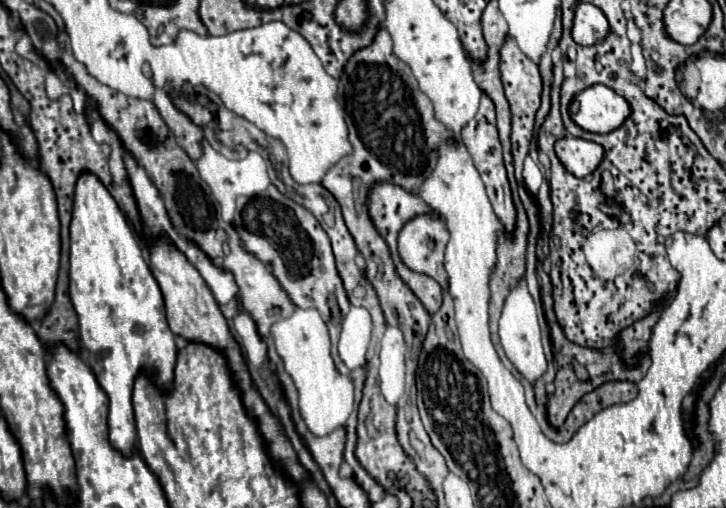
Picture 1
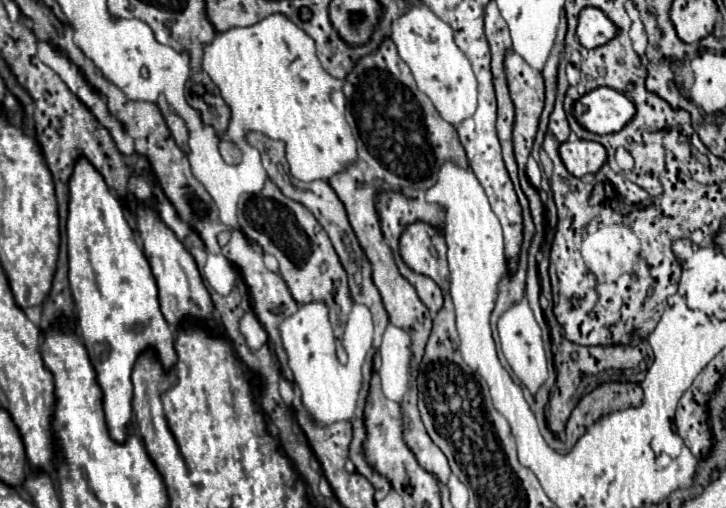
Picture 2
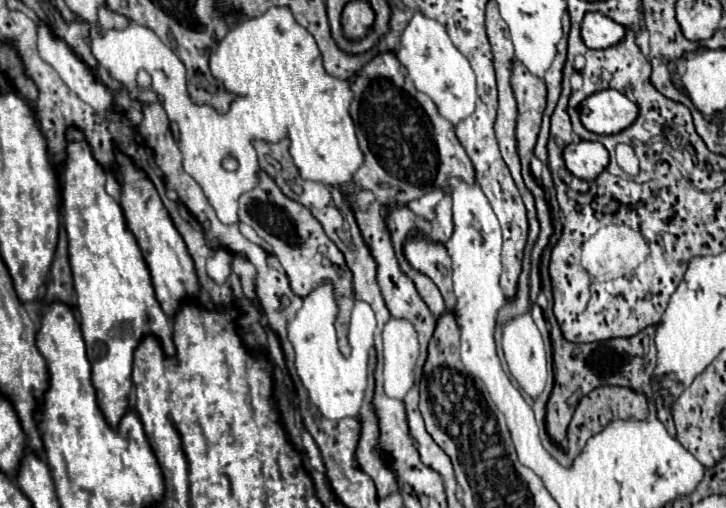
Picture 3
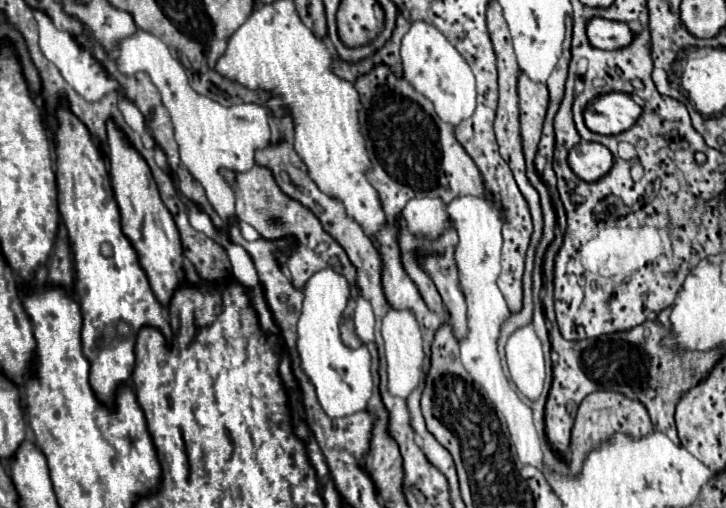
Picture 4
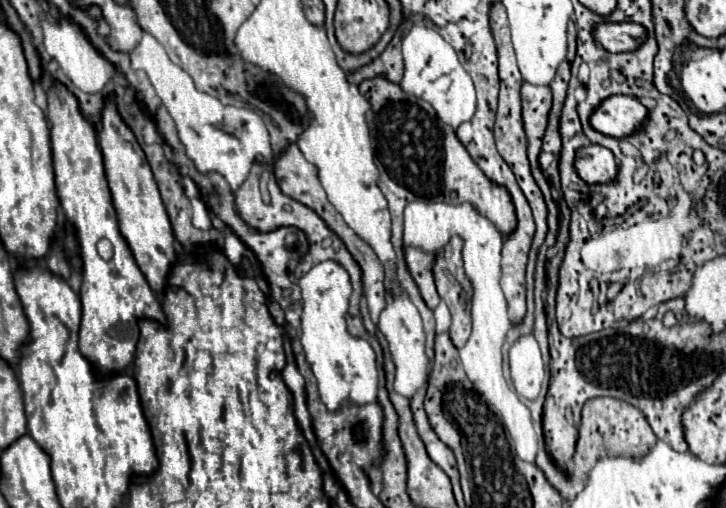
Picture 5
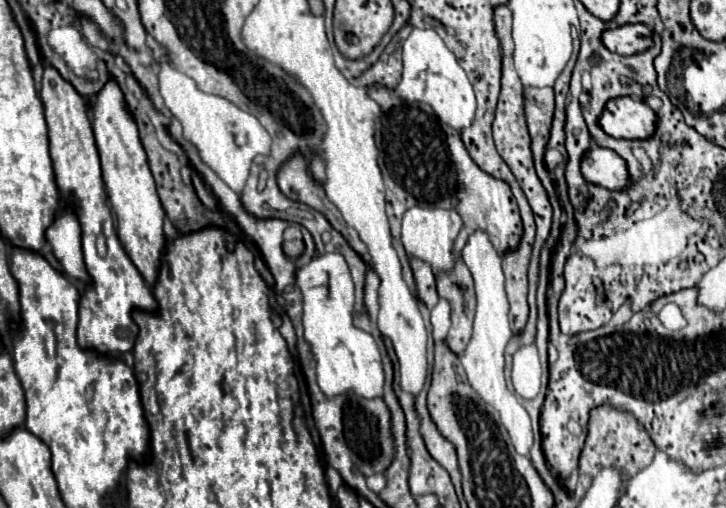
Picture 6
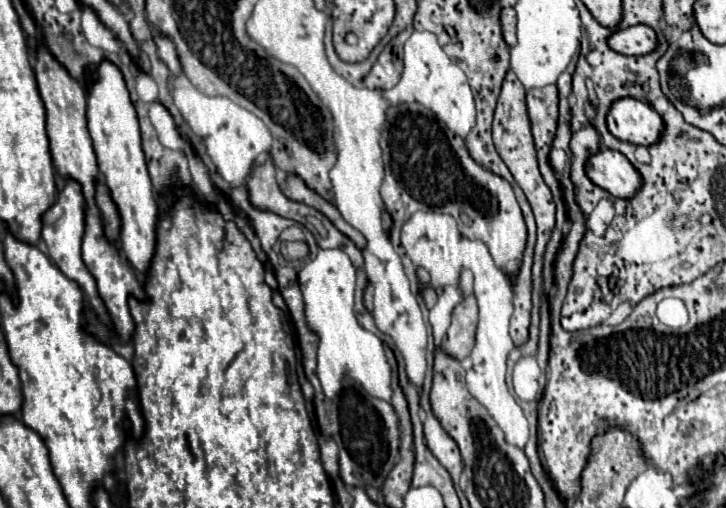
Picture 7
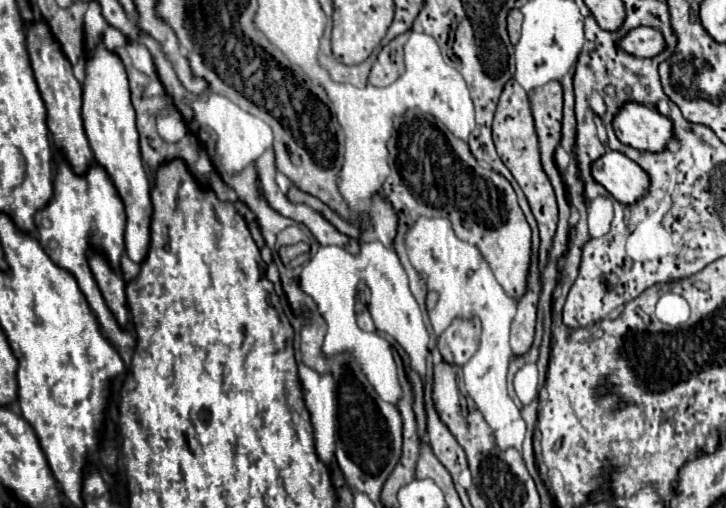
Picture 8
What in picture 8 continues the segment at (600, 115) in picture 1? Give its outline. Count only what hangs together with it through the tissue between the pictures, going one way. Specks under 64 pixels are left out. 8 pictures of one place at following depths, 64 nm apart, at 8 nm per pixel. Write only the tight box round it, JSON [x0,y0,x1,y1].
[612,102,672,152]

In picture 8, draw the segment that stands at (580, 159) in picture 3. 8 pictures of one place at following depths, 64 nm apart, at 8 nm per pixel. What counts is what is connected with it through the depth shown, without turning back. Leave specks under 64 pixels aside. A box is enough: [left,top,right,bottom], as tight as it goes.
[592,150,650,204]

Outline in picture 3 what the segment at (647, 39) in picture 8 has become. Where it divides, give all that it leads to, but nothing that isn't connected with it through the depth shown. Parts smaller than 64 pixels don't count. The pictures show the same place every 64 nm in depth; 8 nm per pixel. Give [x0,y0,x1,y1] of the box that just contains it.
[580,12,624,48]

